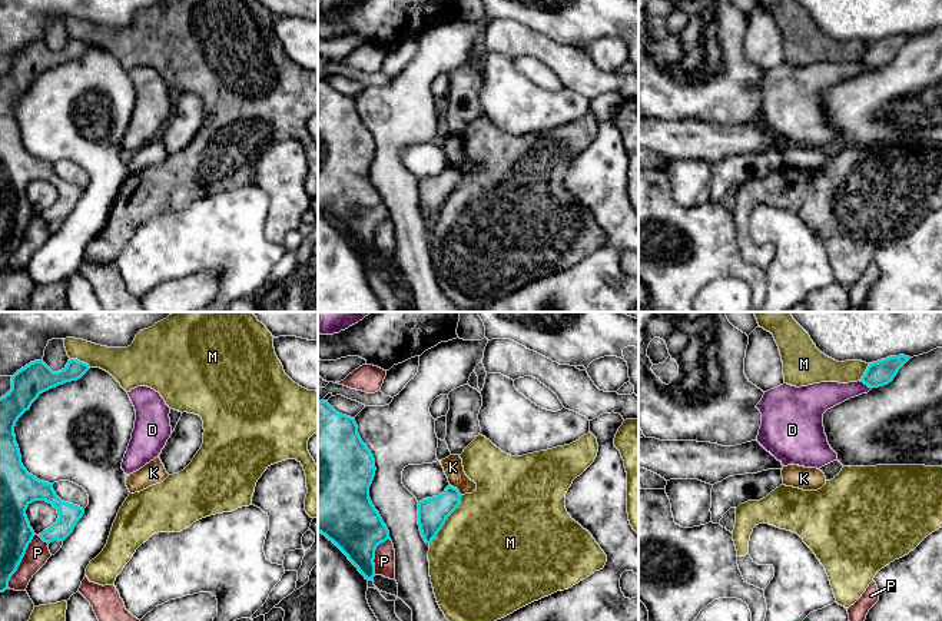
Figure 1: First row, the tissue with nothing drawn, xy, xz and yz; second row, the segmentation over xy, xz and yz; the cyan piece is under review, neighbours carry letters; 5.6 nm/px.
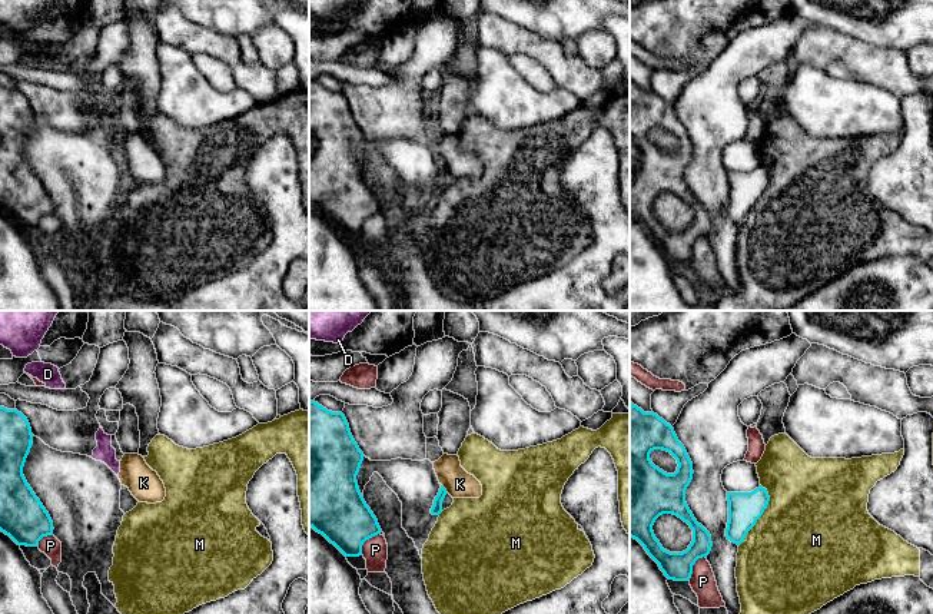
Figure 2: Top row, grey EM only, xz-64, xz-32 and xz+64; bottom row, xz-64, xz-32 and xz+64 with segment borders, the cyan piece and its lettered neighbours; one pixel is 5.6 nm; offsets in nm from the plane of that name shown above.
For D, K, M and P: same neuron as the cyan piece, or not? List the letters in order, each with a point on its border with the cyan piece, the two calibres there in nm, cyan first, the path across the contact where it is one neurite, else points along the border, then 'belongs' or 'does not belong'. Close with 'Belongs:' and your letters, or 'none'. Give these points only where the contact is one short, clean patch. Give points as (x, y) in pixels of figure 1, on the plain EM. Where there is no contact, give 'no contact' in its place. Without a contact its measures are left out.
D: meets cyan in yz at (865, 63); 140 nm thick on the cyan side, 160 nm on the other; border along yz (859, 60), (871, 67); does not belong
K: meets cyan in xz at (457, 169); 170 nm thick on the cyan side, 110 nm on the other; border along xz (450, 163), (461, 175); does not belong
M: meets cyan in xz at (445, 199); 170 nm thick on the cyan side, 500 nm on the other; does not belong
P: meets cyan in xz at (374, 233); 320 nm thick on the cyan side, 120 nm on the other; does not belong
Belongs: none

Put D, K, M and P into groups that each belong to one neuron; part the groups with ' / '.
D / K / M / P

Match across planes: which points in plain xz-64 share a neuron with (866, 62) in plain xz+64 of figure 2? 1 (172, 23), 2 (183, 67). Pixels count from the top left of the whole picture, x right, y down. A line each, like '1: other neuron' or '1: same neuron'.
1: same neuron
2: other neuron

